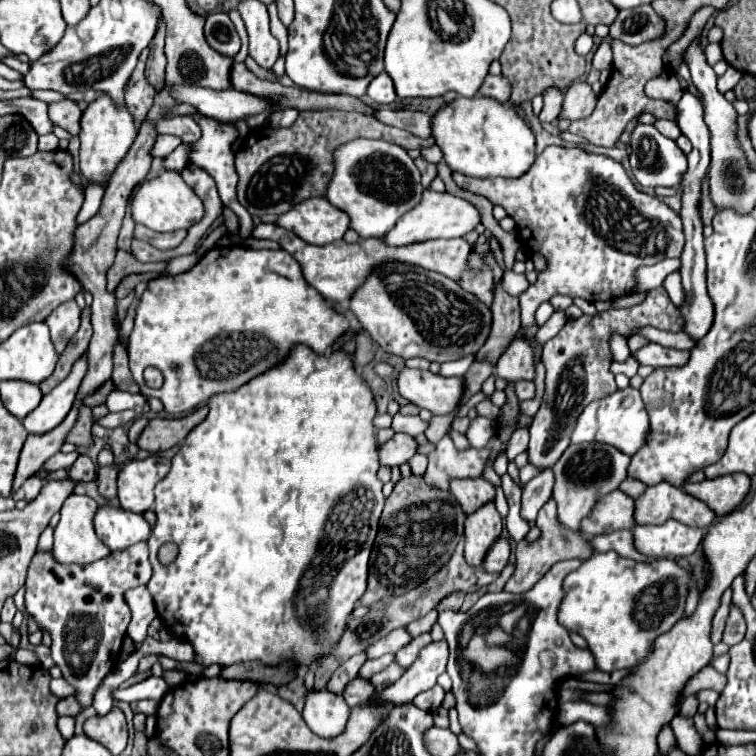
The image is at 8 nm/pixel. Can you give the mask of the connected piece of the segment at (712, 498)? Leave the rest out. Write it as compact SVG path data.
M730 473L702 483L686 483L684 491L704 501L718 517L732 513L750 491L750 477L744 473Z

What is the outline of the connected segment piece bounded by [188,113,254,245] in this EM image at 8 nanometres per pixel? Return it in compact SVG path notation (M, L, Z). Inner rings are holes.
M194 113L192 119L200 125L202 129L202 137L190 145L190 153L188 153L188 161L204 171L208 171L208 175L216 181L216 187L218 187L218 195L224 203L224 207L232 209L236 215L238 215L238 221L240 221L240 229L238 233L232 233L230 235L230 241L232 245L242 245L242 241L246 241L252 233L252 217L248 215L248 211L244 211L244 207L240 207L238 199L236 199L236 185L238 185L238 175L236 175L236 169L234 169L234 153L232 153L232 143L236 141L238 137L238 127L236 123L222 123L222 121L216 121L216 119L210 119L210 117L204 117L204 115L198 115Z

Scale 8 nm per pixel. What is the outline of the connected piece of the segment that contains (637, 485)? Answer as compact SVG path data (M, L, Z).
M626 477L622 483L620 483L620 487L618 487L622 493L628 493L628 495L632 495L632 499L636 499L636 497L640 497L640 493L644 493L644 489L646 489L646 485L642 483L642 481L638 481L638 479L632 479L632 477Z

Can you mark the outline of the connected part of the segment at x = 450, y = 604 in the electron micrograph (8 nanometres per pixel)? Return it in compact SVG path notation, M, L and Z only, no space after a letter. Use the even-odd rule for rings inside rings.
M456 593L456 595L450 595L448 599L442 599L442 603L440 603L440 607L436 607L438 611L446 611L446 609L452 609L452 611L458 611L460 607L462 607L462 601L464 599L464 595L460 595L460 593Z

